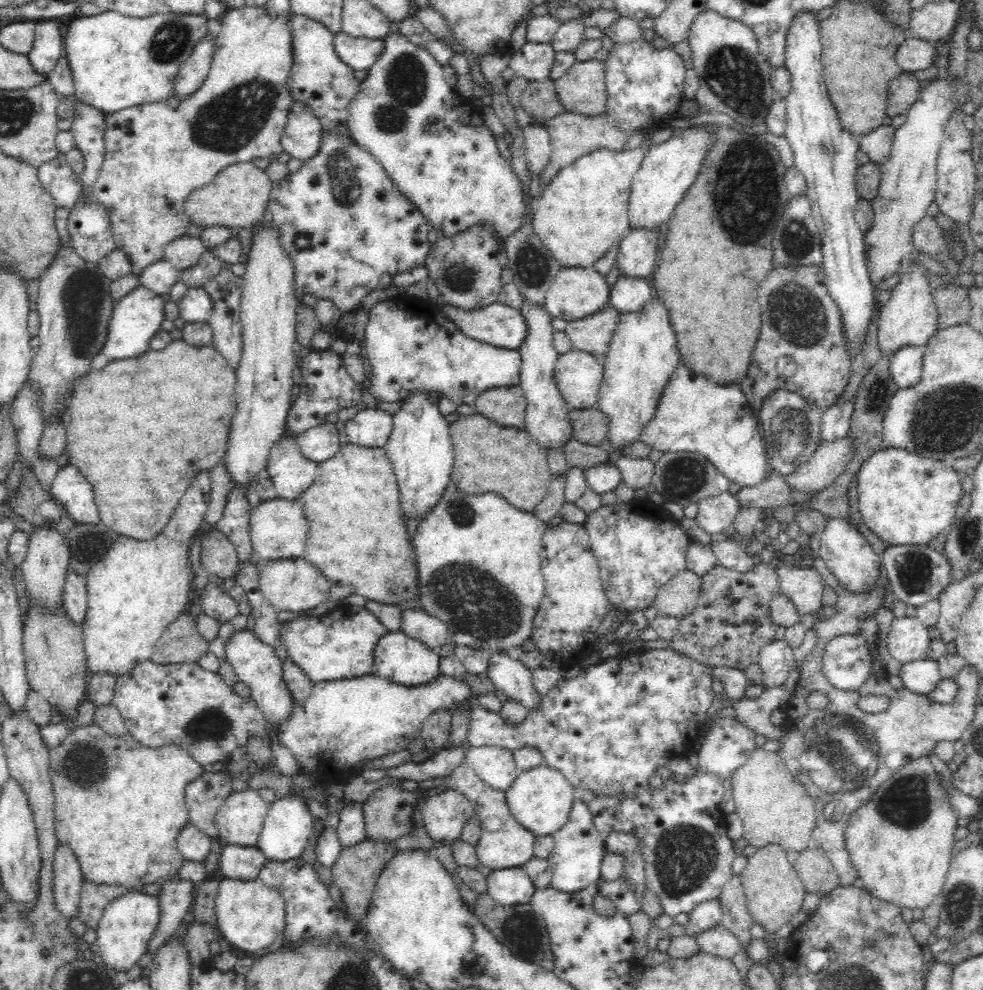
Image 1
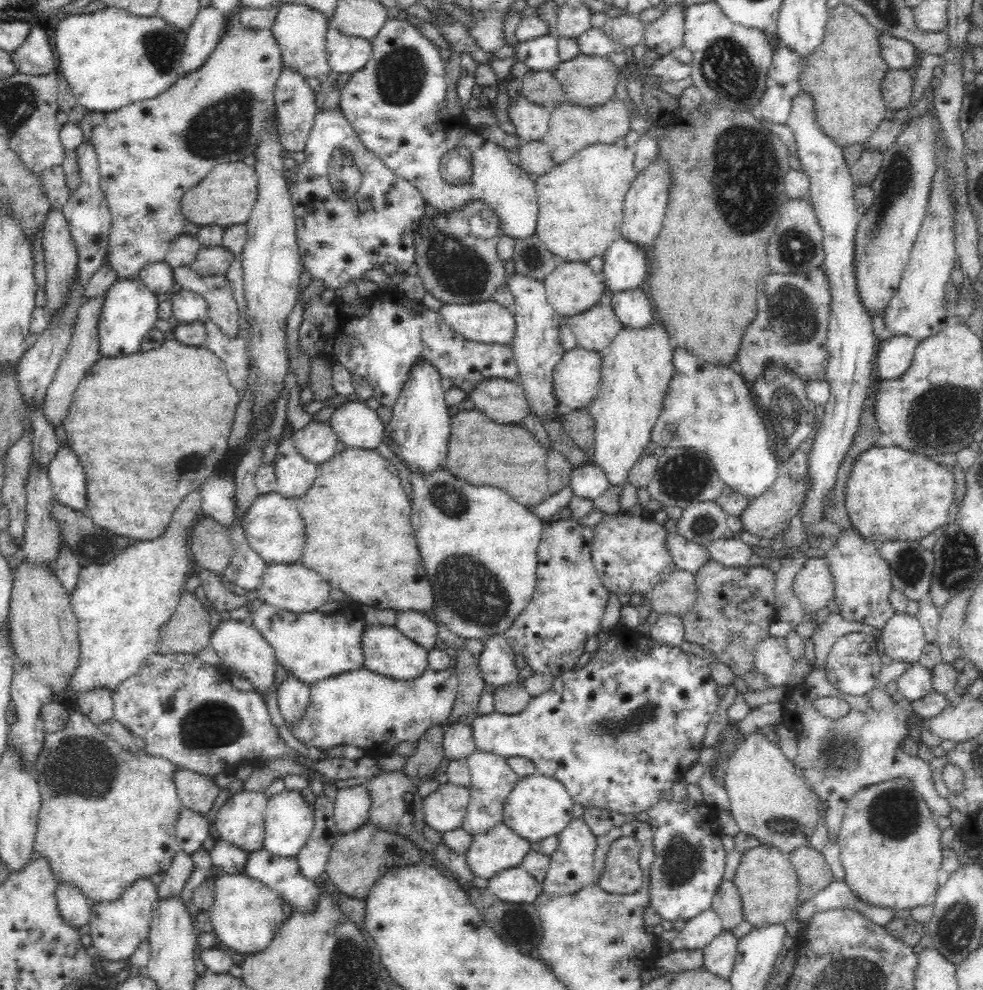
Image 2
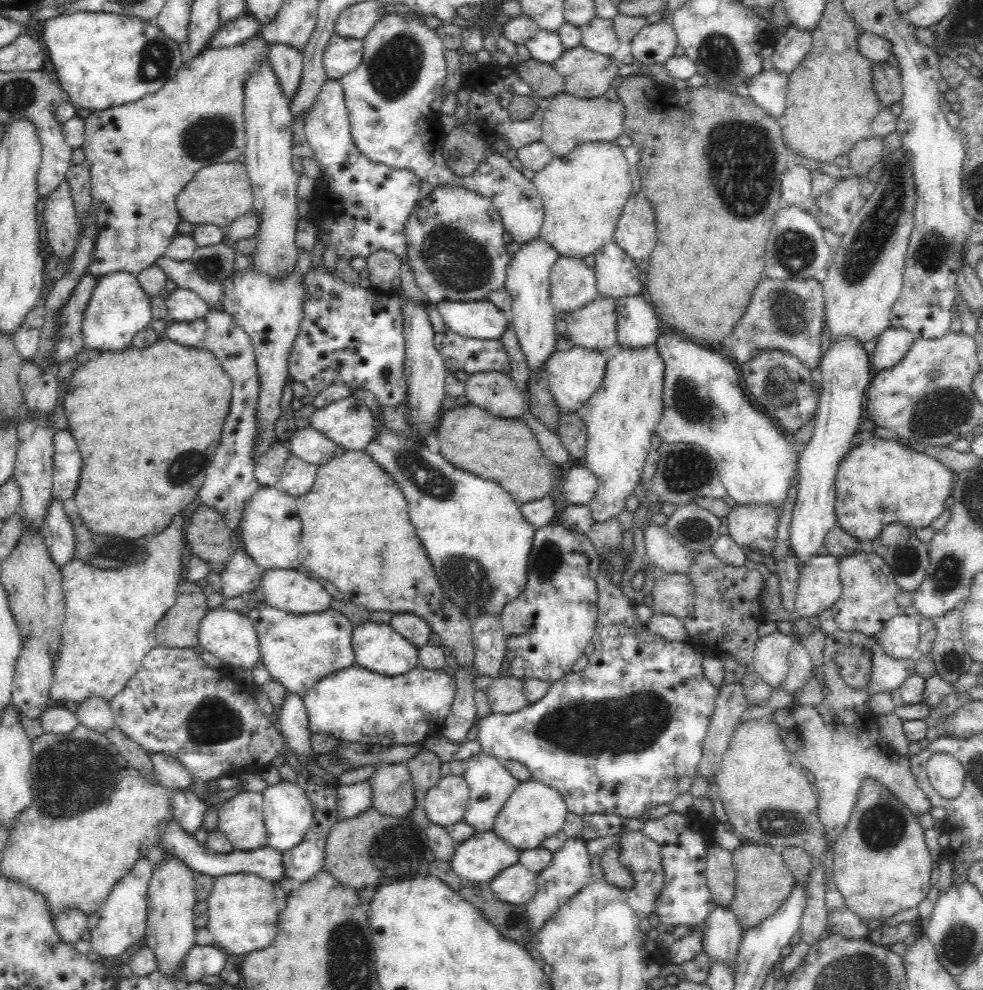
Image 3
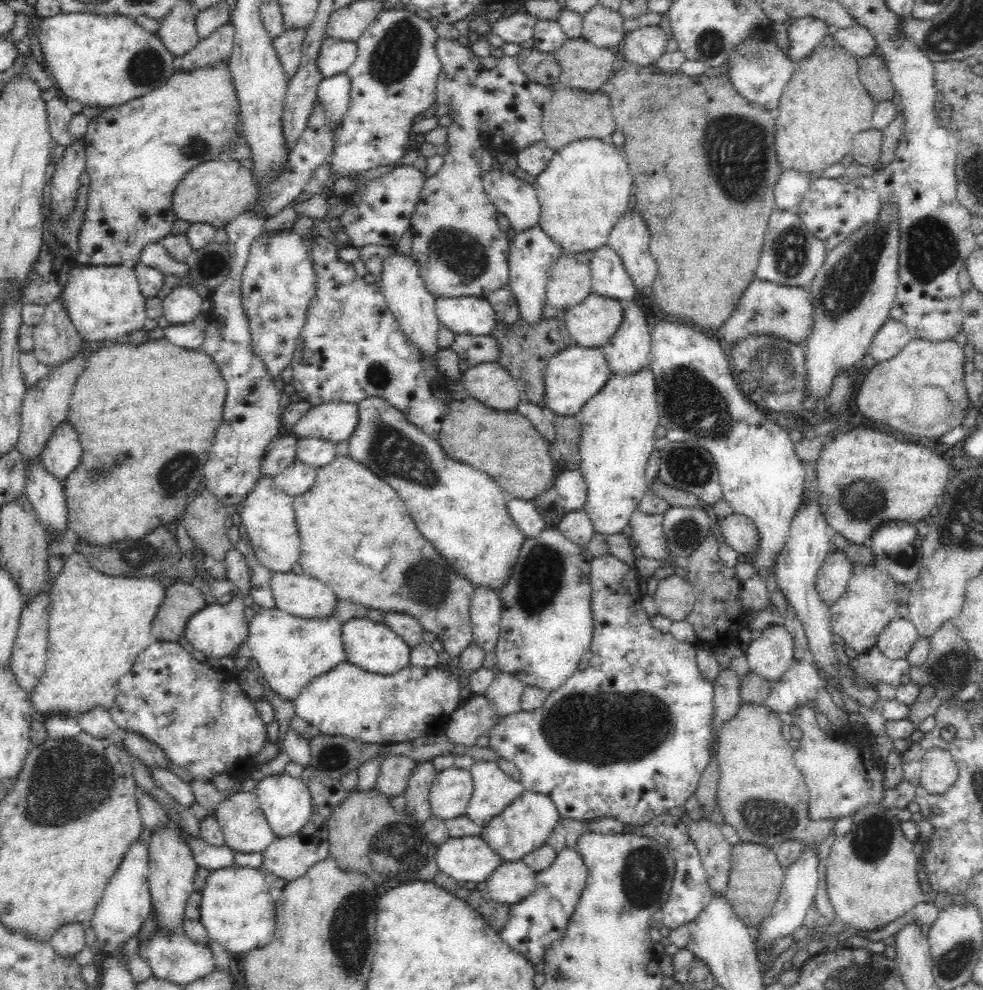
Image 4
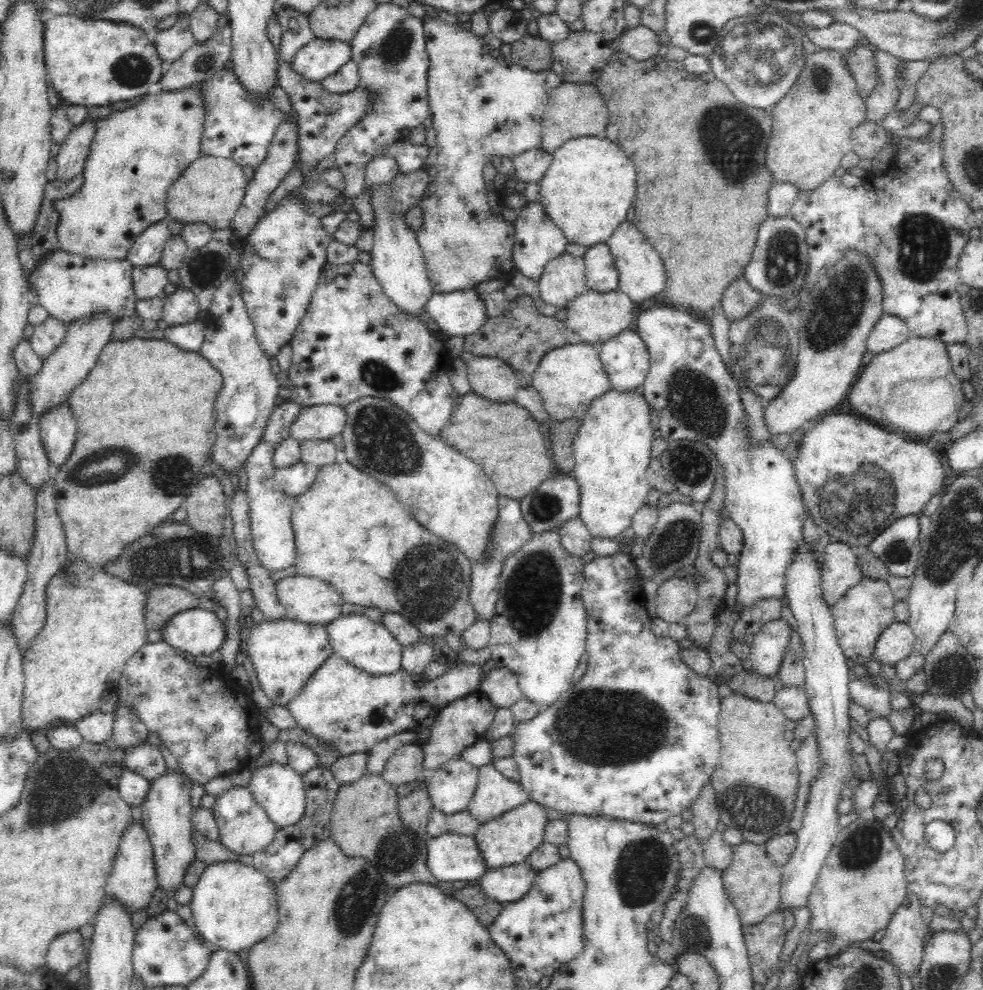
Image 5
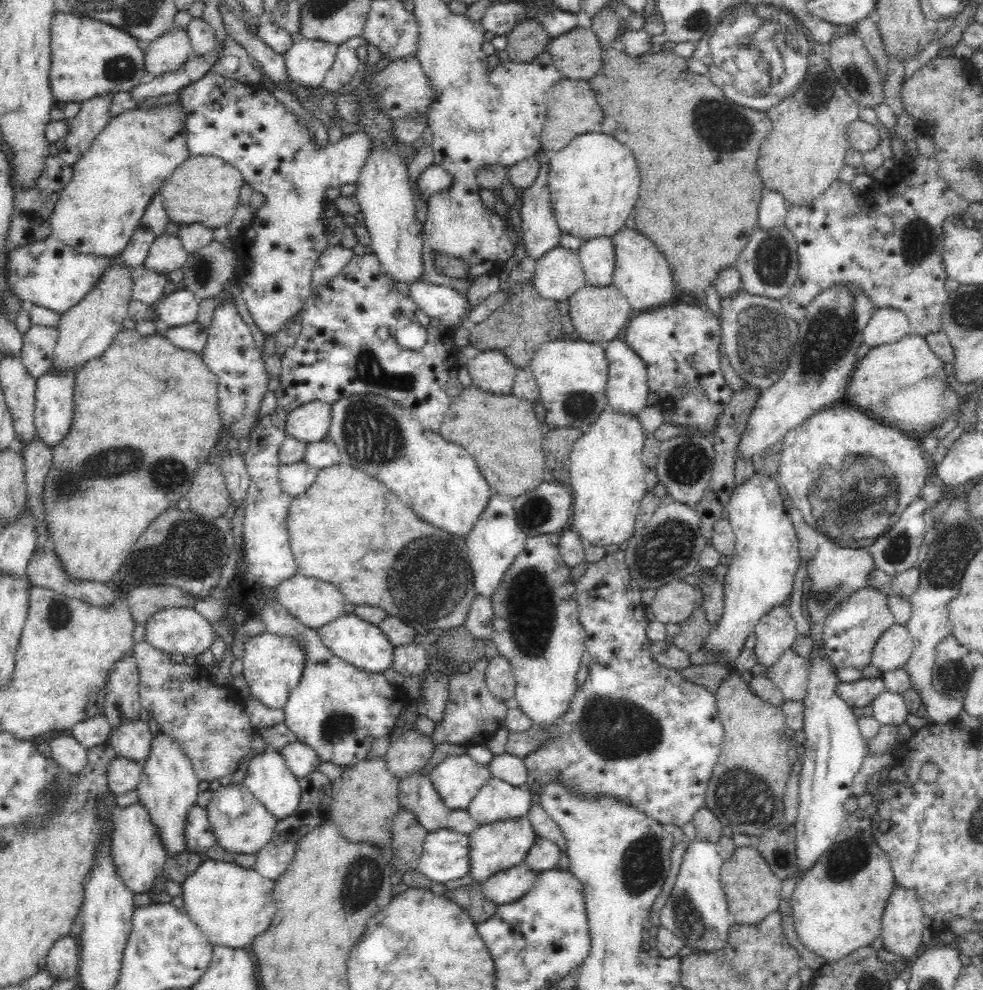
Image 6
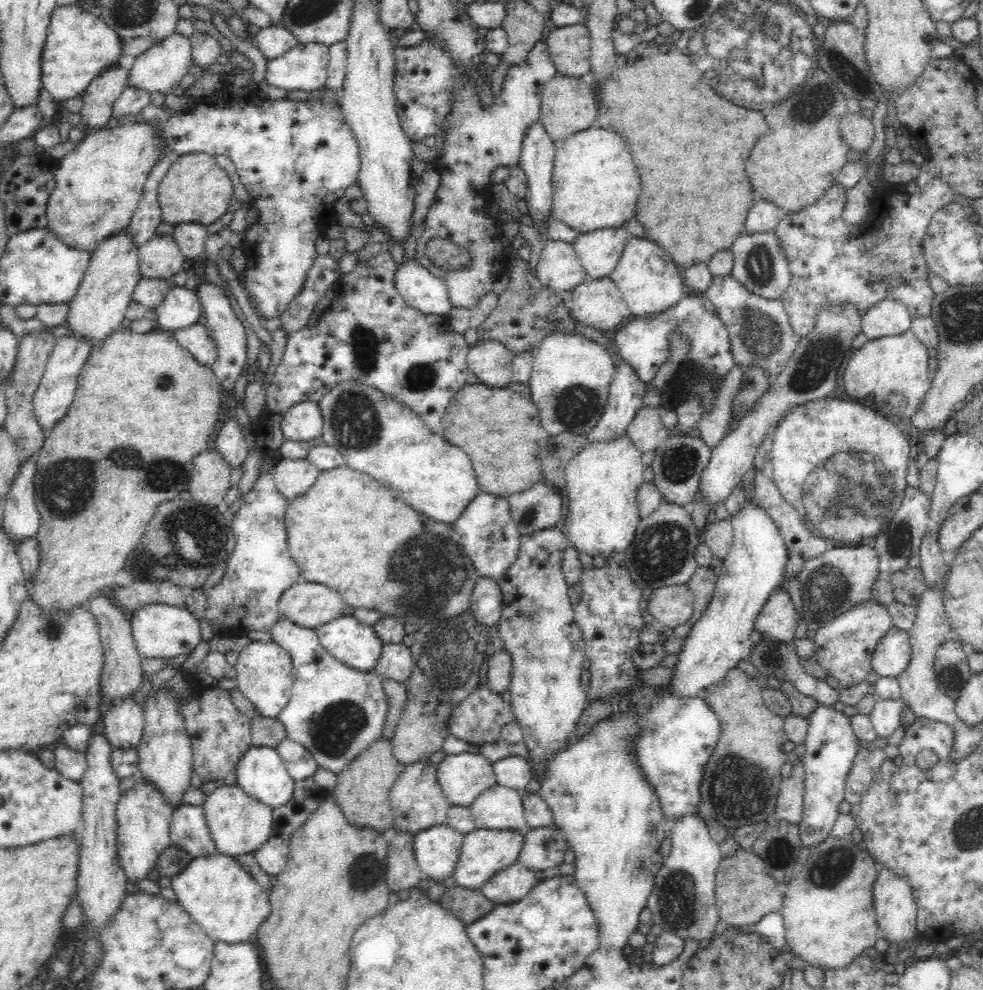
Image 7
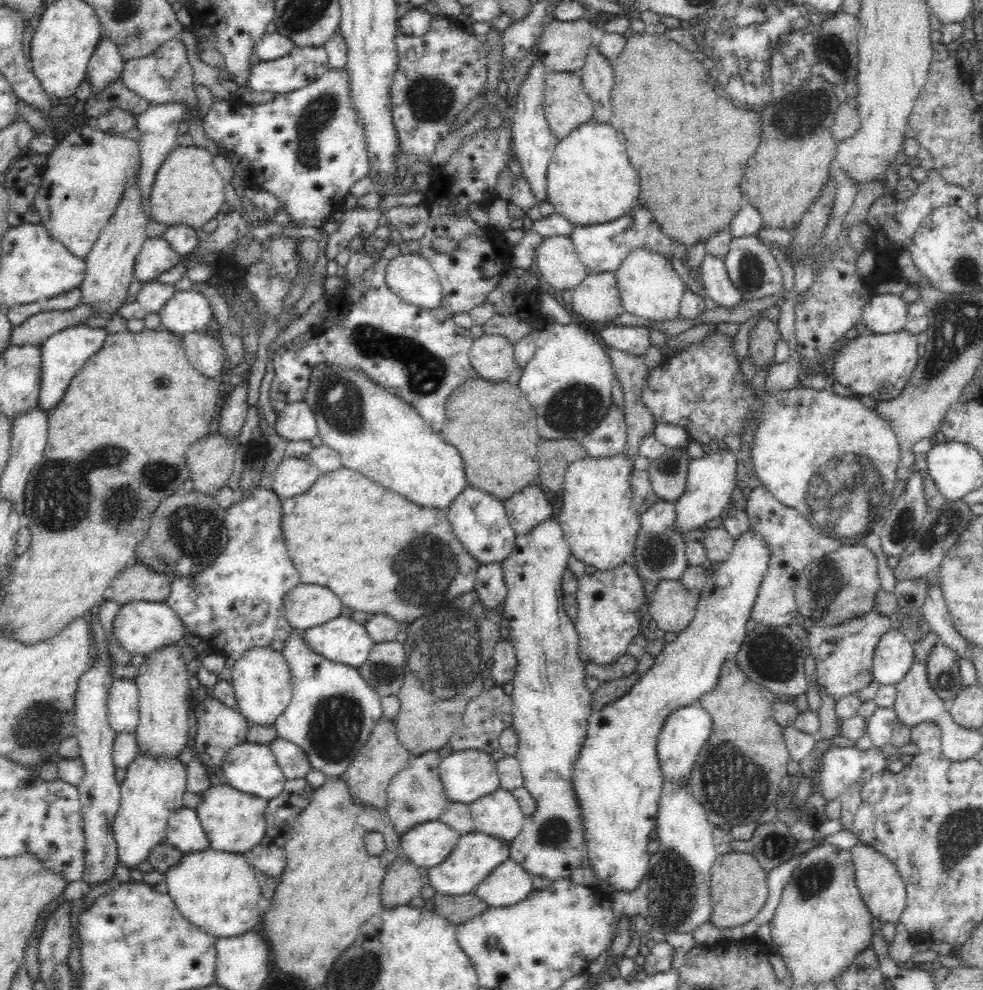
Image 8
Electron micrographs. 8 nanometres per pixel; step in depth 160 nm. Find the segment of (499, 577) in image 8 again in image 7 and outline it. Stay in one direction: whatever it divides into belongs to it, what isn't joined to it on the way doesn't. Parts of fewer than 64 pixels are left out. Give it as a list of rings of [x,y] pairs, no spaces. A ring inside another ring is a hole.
[[[484,576],[476,581],[469,609],[480,624],[497,626],[503,601],[503,594],[497,581]]]

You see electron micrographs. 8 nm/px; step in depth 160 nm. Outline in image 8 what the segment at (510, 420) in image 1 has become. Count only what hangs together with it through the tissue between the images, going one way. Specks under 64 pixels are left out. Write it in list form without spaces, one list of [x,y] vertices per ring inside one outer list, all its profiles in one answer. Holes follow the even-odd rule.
[[[483,334],[476,338],[469,352],[473,374],[486,381],[500,382],[516,370],[514,345],[505,336]]]

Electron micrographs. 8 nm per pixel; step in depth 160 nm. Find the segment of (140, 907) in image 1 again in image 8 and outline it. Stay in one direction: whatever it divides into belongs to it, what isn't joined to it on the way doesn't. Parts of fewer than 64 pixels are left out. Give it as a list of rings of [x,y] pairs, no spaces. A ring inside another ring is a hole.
[[[138,748],[134,760],[128,764],[126,775],[120,783],[121,802],[119,810],[112,822],[112,834],[116,841],[118,860],[129,869],[137,868],[140,862],[146,860],[146,856],[156,844],[164,841],[167,834],[168,819],[180,808],[184,807],[183,800],[186,794],[186,766],[178,758],[173,756],[154,756],[142,752]]]

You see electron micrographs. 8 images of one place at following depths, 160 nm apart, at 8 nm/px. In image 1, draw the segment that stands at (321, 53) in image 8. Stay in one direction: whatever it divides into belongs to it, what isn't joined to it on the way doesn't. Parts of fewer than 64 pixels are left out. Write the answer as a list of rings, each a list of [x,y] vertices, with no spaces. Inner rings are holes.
[[[342,31],[334,33],[334,51],[352,70],[368,70],[384,50],[384,39],[354,38]]]

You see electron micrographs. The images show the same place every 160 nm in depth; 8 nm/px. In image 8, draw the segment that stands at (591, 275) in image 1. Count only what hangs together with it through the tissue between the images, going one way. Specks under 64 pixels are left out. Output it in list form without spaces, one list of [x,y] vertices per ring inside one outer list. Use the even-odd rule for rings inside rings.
[[[569,236],[543,237],[535,252],[536,274],[556,290],[575,289],[588,274]]]

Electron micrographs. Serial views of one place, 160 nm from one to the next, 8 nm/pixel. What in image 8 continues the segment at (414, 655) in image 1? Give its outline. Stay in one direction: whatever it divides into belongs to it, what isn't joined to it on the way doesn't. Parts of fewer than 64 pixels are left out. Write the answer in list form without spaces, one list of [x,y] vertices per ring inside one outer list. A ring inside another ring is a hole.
[[[341,615],[303,630],[302,637],[323,658],[356,669],[368,659],[374,644],[364,625]]]

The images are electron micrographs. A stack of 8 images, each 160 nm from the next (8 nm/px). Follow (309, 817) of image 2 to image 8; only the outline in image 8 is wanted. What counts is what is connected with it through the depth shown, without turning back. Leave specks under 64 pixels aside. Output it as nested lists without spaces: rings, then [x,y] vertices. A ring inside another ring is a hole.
[[[250,741],[240,742],[240,744],[232,746],[224,754],[224,758],[220,762],[220,768],[224,778],[226,778],[226,785],[230,785],[242,793],[252,794],[266,800],[278,797],[278,794],[283,792],[282,786],[284,786],[284,782],[287,779],[282,774],[282,769],[278,766],[269,745],[252,743]]]

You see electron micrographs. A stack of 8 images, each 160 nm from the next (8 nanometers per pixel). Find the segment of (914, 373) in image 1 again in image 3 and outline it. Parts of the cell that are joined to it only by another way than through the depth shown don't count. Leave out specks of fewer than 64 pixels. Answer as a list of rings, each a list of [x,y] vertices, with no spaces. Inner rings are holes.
[[[888,327],[876,337],[875,349],[869,356],[870,362],[879,371],[892,368],[904,358],[915,339],[915,336],[904,328]]]

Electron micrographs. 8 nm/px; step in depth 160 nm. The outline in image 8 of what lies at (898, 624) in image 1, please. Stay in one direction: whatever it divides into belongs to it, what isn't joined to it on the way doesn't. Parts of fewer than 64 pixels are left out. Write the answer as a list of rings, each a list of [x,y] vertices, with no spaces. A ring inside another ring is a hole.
[[[890,629],[878,641],[873,657],[874,681],[896,686],[904,680],[914,663],[913,642],[899,630]]]

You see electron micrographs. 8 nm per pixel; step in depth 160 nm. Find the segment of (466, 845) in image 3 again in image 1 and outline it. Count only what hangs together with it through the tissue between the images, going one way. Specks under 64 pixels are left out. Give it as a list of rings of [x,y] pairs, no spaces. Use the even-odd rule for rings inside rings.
[[[465,760],[454,767],[454,770],[451,770],[444,785],[468,799],[472,804],[475,815],[481,822],[482,832],[478,842],[475,844],[478,864],[480,863],[493,871],[496,869],[521,867],[530,858],[534,858],[534,833],[524,829],[512,817],[512,813],[510,813],[506,803],[505,792],[493,790],[492,787],[484,784]]]

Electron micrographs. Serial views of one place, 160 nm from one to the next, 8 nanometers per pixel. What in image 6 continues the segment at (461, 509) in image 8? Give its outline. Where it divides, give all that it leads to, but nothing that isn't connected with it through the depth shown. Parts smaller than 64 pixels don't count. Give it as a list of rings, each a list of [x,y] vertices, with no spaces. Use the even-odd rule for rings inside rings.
[[[493,493],[488,498],[488,504],[476,518],[474,526],[468,534],[464,534],[470,561],[470,569],[473,575],[474,588],[477,594],[491,596],[493,590],[500,586],[504,574],[514,562],[514,559],[524,550],[527,539],[524,531],[516,522],[516,511],[513,505],[513,497]]]

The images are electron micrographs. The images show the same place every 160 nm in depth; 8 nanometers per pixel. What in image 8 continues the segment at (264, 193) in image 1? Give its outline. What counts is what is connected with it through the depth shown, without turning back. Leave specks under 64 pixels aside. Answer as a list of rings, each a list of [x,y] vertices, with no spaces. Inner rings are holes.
[[[190,142],[170,150],[166,160],[156,170],[154,185],[150,192],[150,211],[152,221],[166,226],[184,225],[192,229],[201,228],[221,212],[224,197],[224,180],[214,167],[213,154]]]

